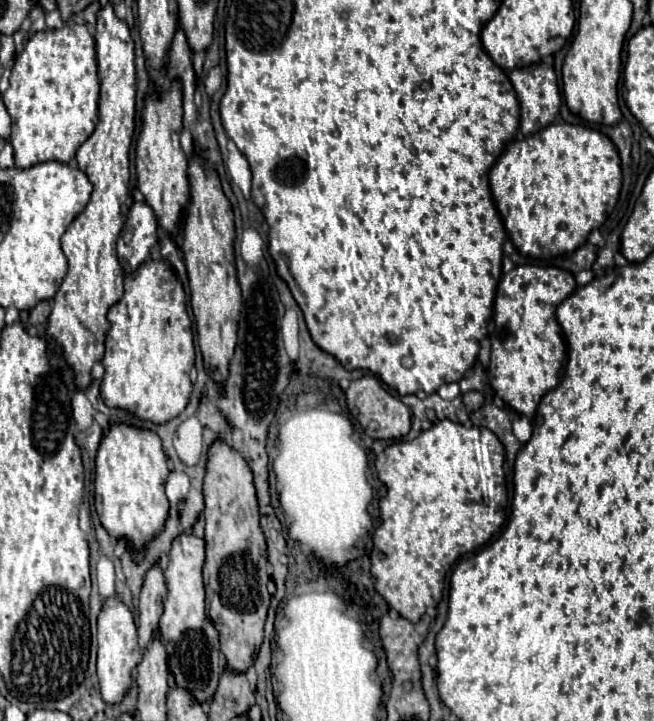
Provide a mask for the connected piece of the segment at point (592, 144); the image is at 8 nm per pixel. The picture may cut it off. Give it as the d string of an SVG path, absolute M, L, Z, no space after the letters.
M549 125L531 137L509 143L489 173L491 193L501 221L525 257L551 259L575 253L593 229L599 229L615 209L621 191L621 159L613 143L599 131L581 125Z

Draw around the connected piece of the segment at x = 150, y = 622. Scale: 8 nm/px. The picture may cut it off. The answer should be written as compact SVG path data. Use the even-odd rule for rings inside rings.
M159 561L151 565L151 569L145 575L143 589L139 595L139 645L141 649L147 647L151 641L151 635L159 623L159 617L163 613L163 599L165 599L165 579L163 579L163 569Z

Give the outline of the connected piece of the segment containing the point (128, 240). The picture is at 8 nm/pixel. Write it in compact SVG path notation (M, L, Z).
M145 201L133 203L127 215L127 223L117 241L119 263L127 273L135 271L139 263L149 257L149 251L157 241L157 229L159 223L153 215L153 209Z

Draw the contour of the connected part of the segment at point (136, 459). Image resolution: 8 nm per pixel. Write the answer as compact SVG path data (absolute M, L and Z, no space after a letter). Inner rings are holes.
M113 423L109 425L107 433L103 435L99 449L97 449L97 459L95 459L95 509L97 515L103 523L103 527L113 535L113 537L125 537L135 551L135 557L141 555L143 545L153 539L161 529L167 519L169 511L169 501L165 495L165 479L169 475L169 465L167 465L167 455L163 451L161 439L157 433L141 427L133 427L129 423Z

